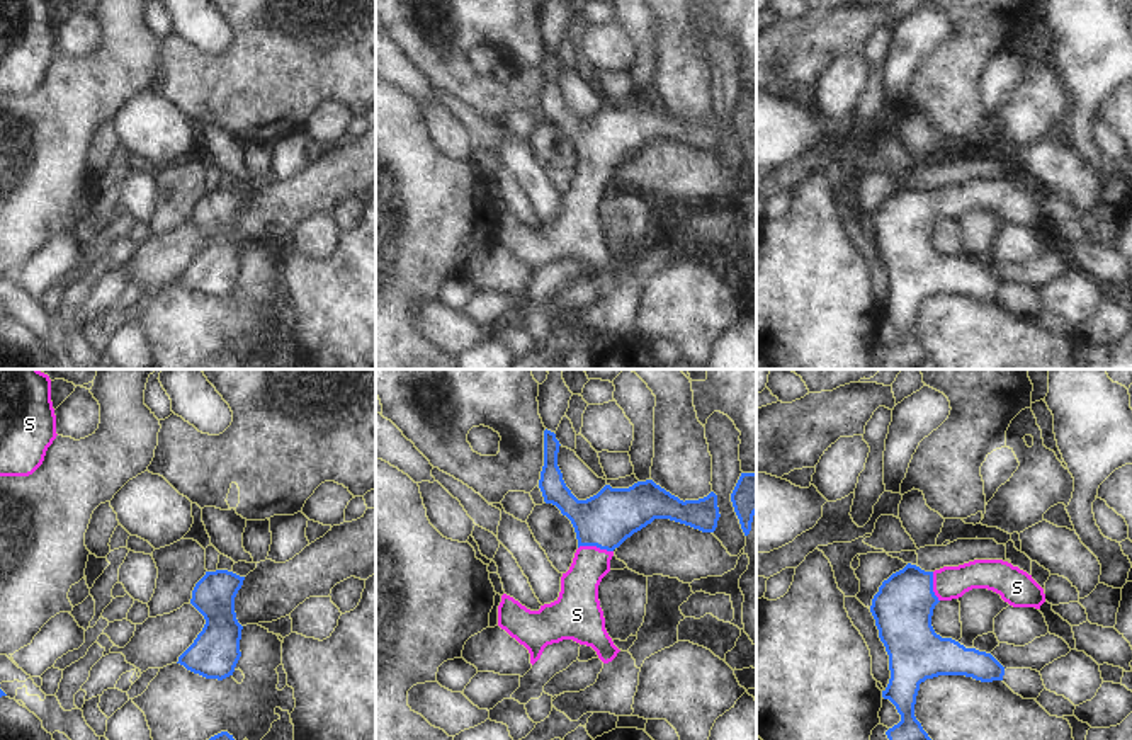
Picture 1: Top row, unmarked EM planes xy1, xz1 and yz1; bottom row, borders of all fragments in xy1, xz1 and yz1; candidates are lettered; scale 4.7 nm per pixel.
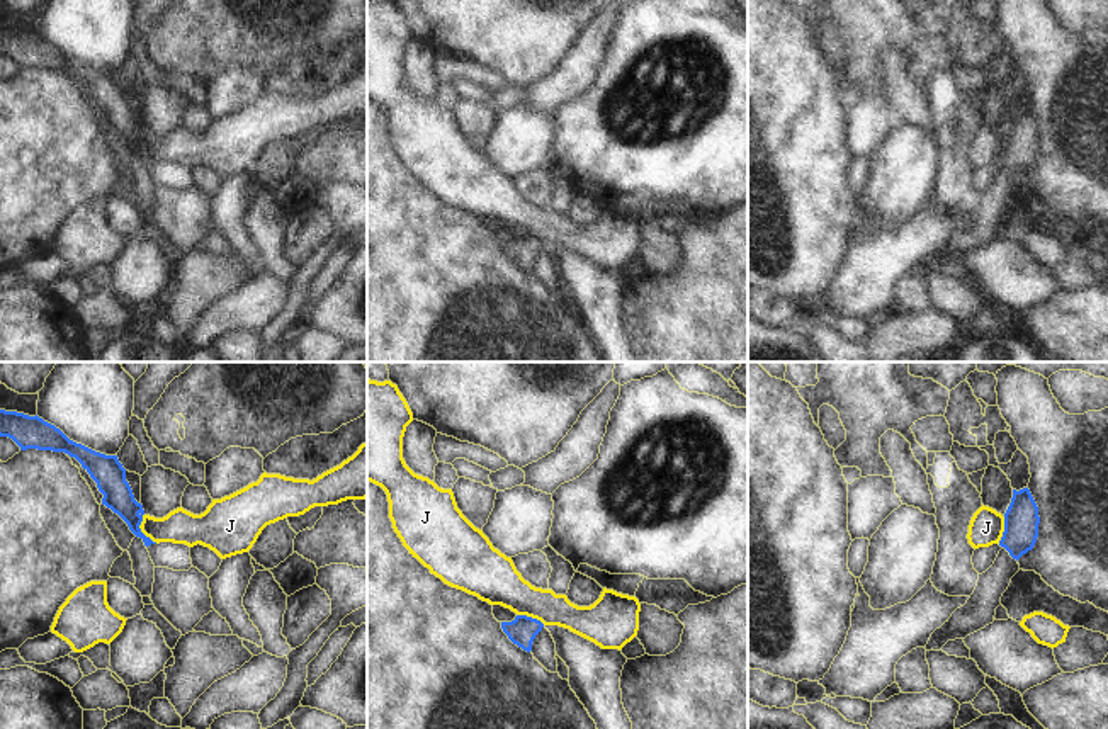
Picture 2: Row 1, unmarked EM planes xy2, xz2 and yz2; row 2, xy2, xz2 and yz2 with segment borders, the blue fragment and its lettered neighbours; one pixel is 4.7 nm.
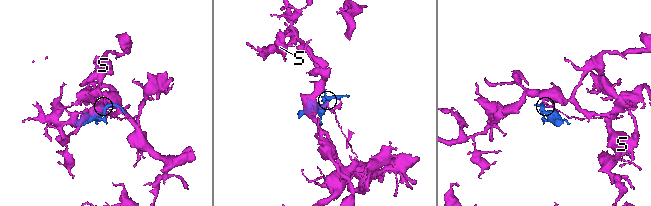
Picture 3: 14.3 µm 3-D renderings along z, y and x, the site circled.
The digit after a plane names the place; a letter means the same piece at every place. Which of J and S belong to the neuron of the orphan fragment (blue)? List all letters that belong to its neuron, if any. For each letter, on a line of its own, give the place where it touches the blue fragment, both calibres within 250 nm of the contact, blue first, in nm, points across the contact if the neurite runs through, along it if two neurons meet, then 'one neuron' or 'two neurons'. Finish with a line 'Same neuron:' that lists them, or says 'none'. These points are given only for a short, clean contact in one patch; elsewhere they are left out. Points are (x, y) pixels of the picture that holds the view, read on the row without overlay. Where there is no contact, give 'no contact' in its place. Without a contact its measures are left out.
J: xy2 (140, 150) | 140/160 nm | along xy2 (143, 133), (140, 148), (157, 162) | two neurons
S: xz1 (595, 164) | 260/180 nm | across xz1 (607, 138), (599, 148), (595, 164), (578, 213) | one neuron
Same neuron: S

